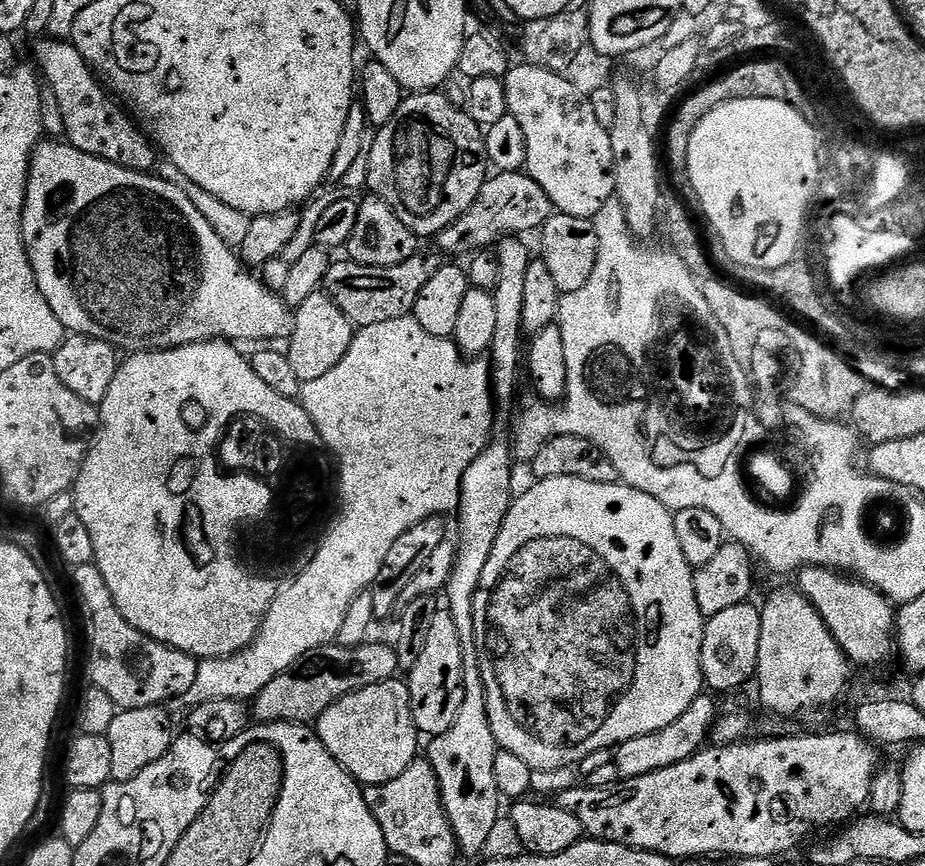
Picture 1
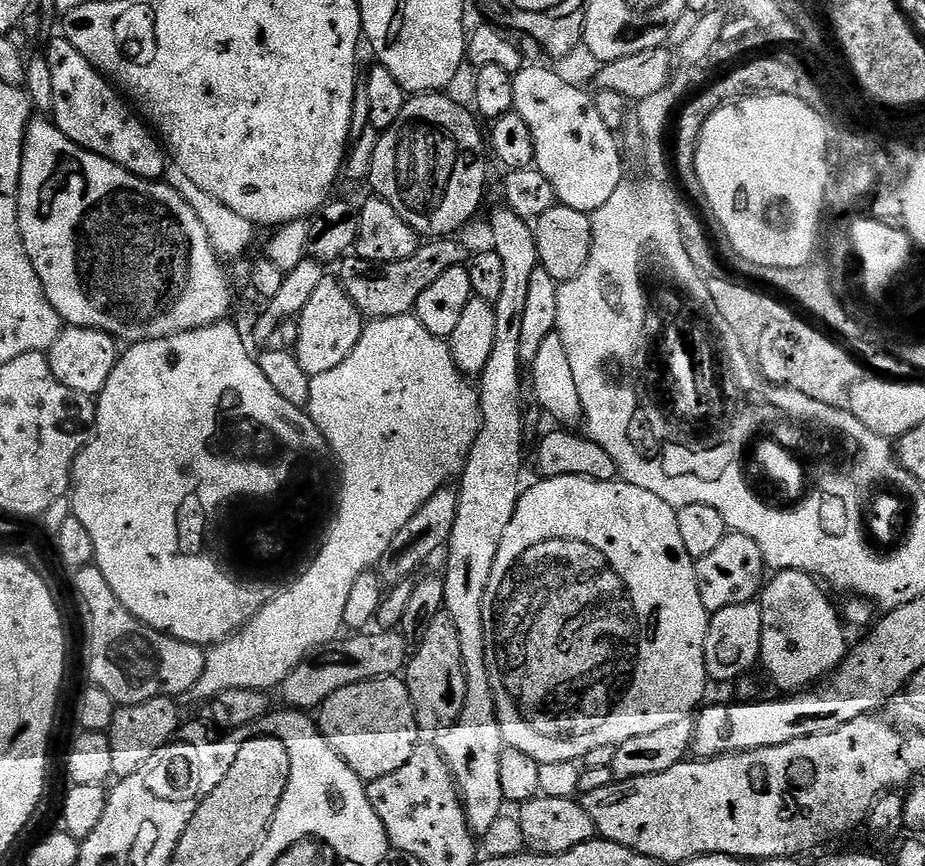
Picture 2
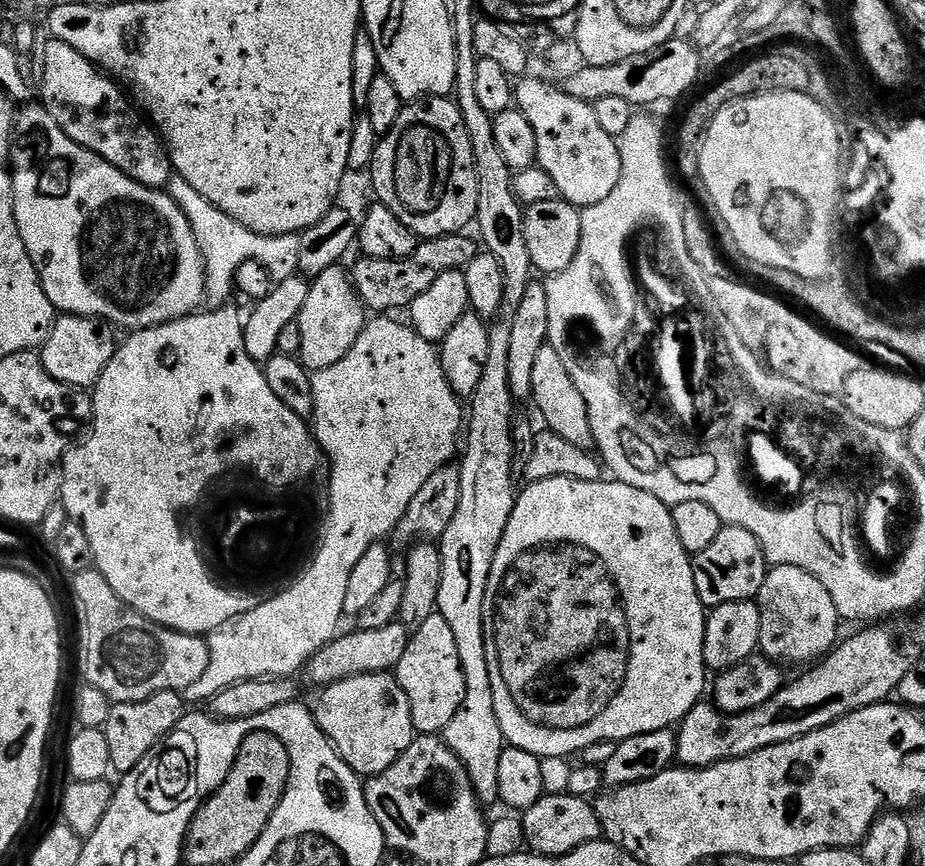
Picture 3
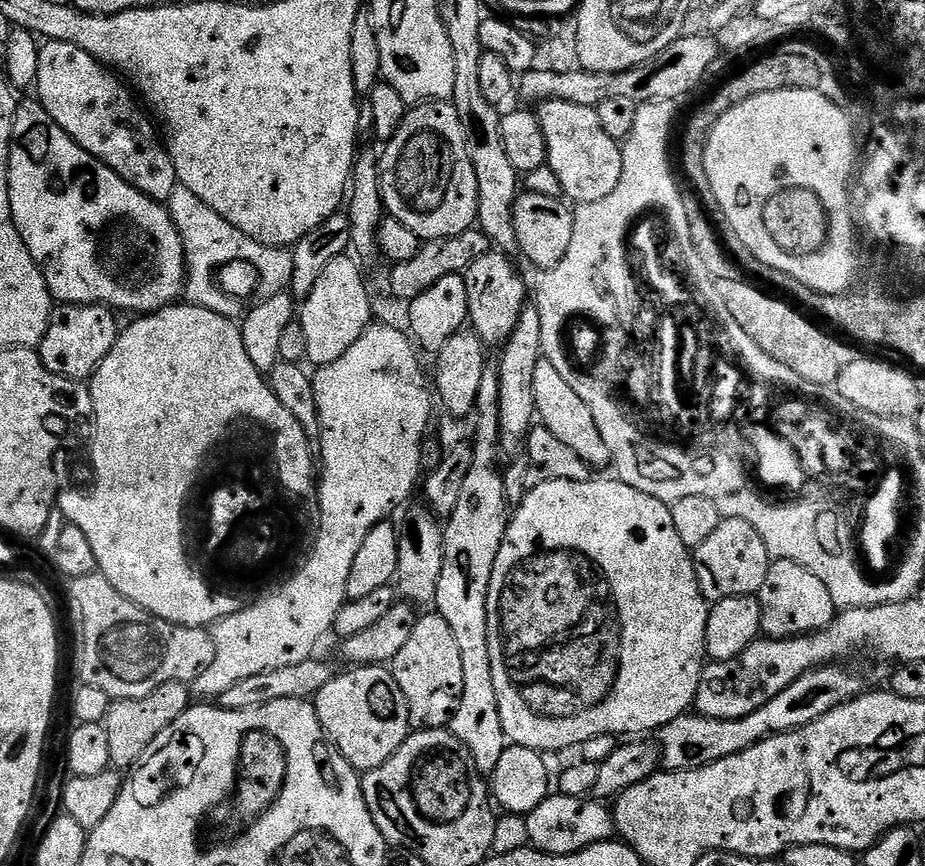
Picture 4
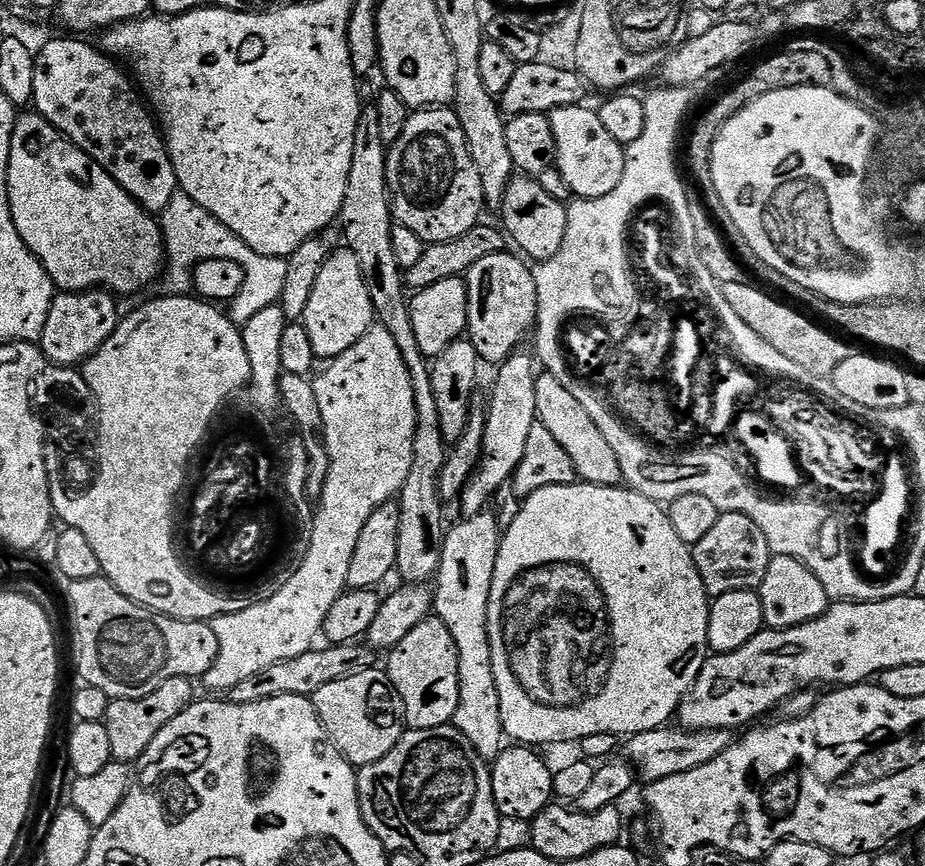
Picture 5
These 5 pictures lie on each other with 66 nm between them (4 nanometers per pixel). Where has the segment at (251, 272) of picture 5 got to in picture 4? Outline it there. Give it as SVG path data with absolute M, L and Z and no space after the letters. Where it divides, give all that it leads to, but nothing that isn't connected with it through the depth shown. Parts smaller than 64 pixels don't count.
M177 186L166 201L168 212L172 215L174 226L178 226L178 234L182 238L184 247L184 263L186 265L186 279L184 282L183 299L200 308L219 309L220 303L226 300L224 291L218 283L218 273L224 264L235 260L250 262L260 276L258 289L261 297L273 296L279 292L288 292L294 278L294 258L287 248L271 248L260 242L254 242L238 226L230 226L218 210L210 210L198 194L191 190Z

